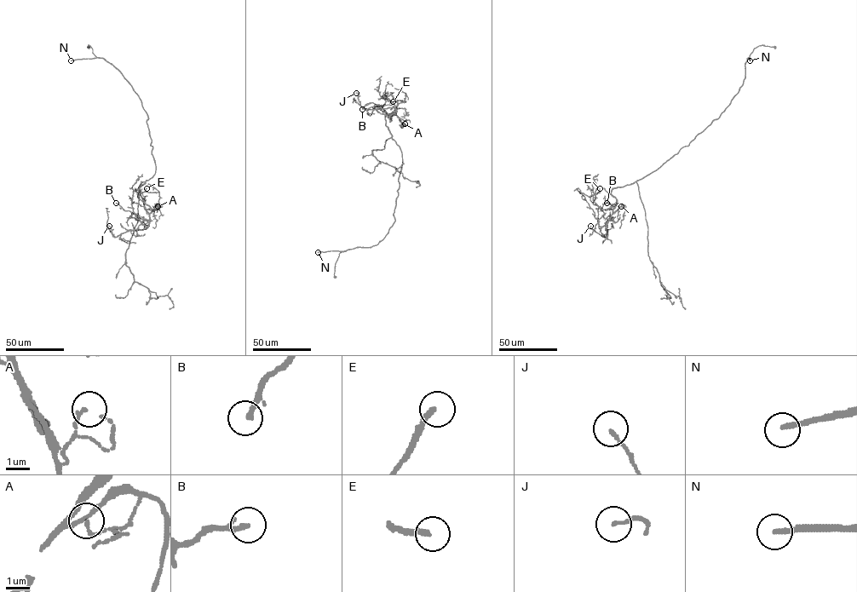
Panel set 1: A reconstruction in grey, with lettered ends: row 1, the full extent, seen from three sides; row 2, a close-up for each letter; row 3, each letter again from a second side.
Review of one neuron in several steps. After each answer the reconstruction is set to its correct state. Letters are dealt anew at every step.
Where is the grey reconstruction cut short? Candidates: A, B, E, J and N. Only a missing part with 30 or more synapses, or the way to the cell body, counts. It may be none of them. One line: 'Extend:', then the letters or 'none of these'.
Extend: E, N

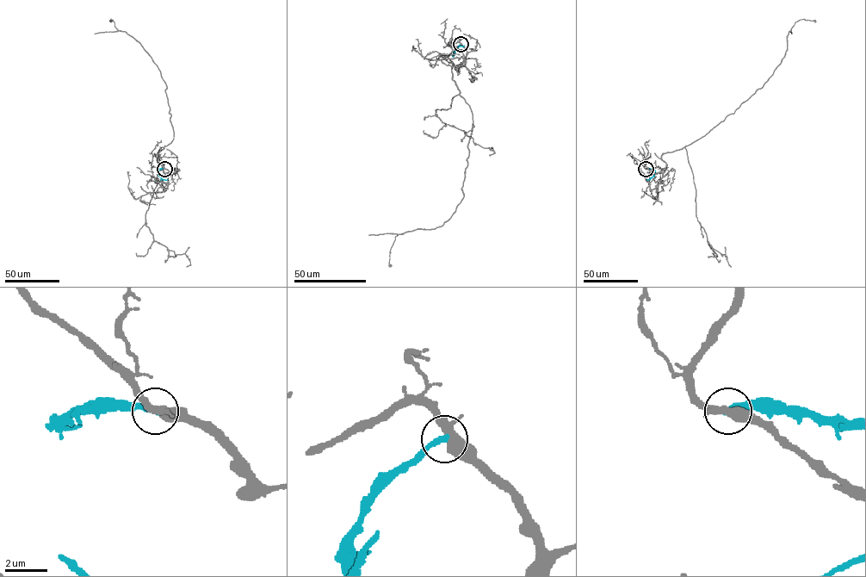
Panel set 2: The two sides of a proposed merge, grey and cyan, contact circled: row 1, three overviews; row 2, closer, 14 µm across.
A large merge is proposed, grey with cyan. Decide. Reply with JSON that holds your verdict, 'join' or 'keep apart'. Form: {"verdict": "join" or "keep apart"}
{"verdict": "keep apart"}

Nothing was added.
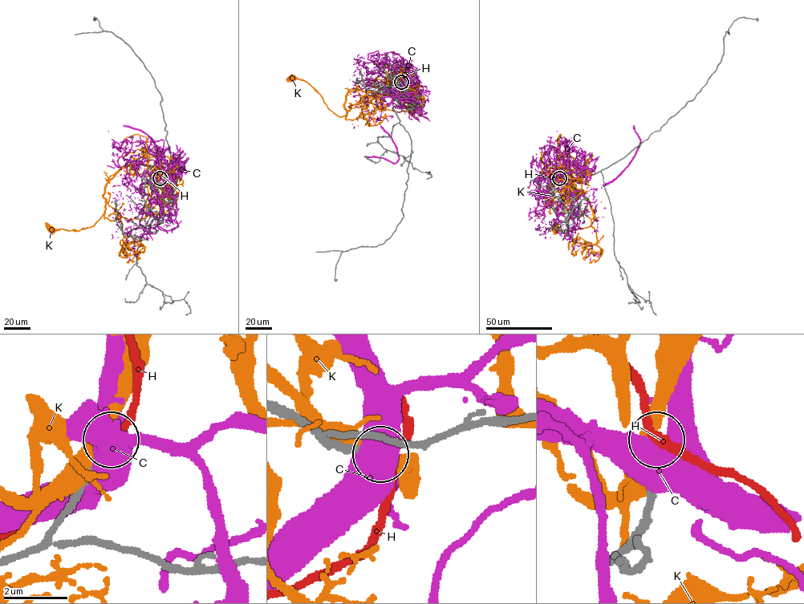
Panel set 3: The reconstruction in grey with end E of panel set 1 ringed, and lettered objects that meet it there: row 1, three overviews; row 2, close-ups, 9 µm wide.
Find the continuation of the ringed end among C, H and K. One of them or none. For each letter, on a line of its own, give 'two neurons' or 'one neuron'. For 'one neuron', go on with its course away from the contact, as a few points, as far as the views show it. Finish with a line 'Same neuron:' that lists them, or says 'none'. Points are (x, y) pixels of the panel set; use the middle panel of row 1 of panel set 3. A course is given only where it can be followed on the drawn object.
C: two neurons
H: two neurons
K: two neurons
Same neuron: none

